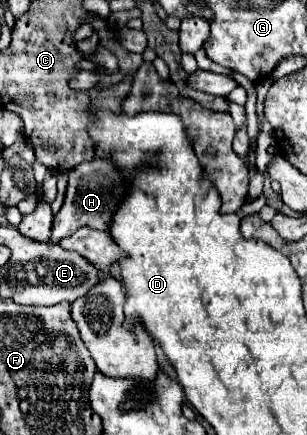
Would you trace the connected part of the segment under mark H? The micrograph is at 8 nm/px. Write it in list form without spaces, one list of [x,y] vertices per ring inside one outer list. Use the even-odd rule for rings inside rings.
[[[94,159],[88,163],[78,165],[68,173],[68,193],[64,199],[62,209],[58,215],[54,215],[54,229],[52,229],[52,241],[60,241],[68,235],[72,235],[80,227],[94,227],[100,231],[108,231],[110,217],[116,211],[118,201],[122,199],[126,191],[126,185],[118,173],[118,169],[108,159]]]

